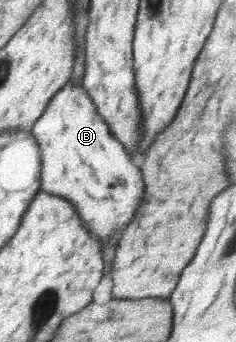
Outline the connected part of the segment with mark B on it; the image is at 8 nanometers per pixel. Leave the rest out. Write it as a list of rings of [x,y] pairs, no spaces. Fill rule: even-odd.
[[[82,80],[78,86],[68,81],[46,106],[44,114],[38,118],[30,131],[38,144],[41,156],[40,190],[46,194],[65,199],[78,212],[86,230],[98,238],[100,244],[106,244],[116,234],[121,234],[126,226],[134,220],[136,210],[145,199],[146,183],[142,179],[142,171],[133,164],[131,154],[111,134],[108,124],[97,114],[94,102],[90,100],[86,90],[82,88]]]

